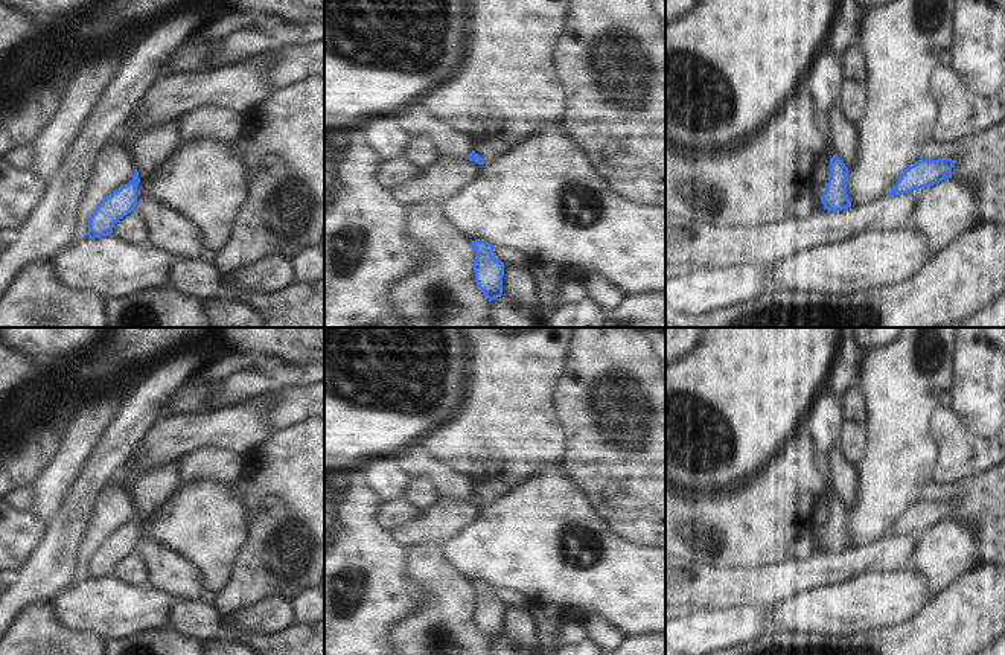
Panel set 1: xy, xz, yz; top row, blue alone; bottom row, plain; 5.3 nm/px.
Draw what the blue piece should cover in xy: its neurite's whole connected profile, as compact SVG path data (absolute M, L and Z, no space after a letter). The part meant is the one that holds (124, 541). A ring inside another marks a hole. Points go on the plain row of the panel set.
M137 510L132 521L110 535L93 553L88 561L88 579L100 579L113 574L114 565L136 551L137 547L137 526L140 524Z

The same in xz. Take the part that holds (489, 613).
M471 582L475 591L475 625L489 643L502 637L504 605L492 596L495 586L486 582Z

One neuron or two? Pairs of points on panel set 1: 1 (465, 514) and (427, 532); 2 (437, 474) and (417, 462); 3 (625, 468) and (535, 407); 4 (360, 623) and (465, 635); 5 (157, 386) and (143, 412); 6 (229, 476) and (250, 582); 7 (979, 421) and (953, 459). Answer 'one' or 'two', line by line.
1: one
2: one
3: two
4: two
5: one
6: two
7: two

